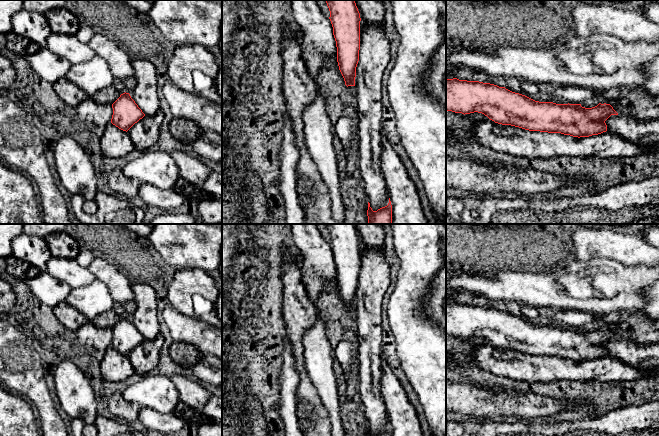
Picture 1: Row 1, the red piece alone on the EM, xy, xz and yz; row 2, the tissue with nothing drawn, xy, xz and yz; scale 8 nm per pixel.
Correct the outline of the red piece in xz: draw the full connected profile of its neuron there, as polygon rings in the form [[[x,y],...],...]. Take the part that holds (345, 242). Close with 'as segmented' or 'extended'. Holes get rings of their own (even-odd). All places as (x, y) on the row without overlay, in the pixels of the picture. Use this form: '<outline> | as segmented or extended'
[[[326,224],[337,271],[337,286],[345,309],[355,310],[360,274],[360,237],[355,224]]] | as segmented

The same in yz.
[[[457,302],[446,303],[446,334],[464,339],[478,336],[498,348],[511,349],[529,355],[561,357],[578,362],[606,356],[605,345],[611,339],[618,339],[613,331],[606,327],[585,332],[581,328],[539,326],[505,311]]] | as segmented

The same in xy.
[[[126,316],[112,328],[112,332],[111,347],[126,356],[145,340],[130,318]]] | as segmented

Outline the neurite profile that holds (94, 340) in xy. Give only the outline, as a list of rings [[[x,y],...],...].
[[[88,321],[77,331],[77,340],[81,347],[93,358],[101,361],[106,350],[111,347],[113,332],[110,328],[98,328]]]

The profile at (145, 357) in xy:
[[[159,334],[155,339],[144,340],[127,355],[137,374],[144,376],[152,373],[159,363],[163,343],[164,337]]]

